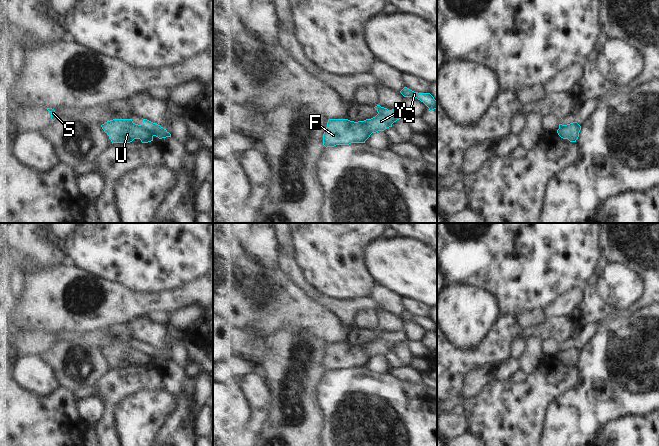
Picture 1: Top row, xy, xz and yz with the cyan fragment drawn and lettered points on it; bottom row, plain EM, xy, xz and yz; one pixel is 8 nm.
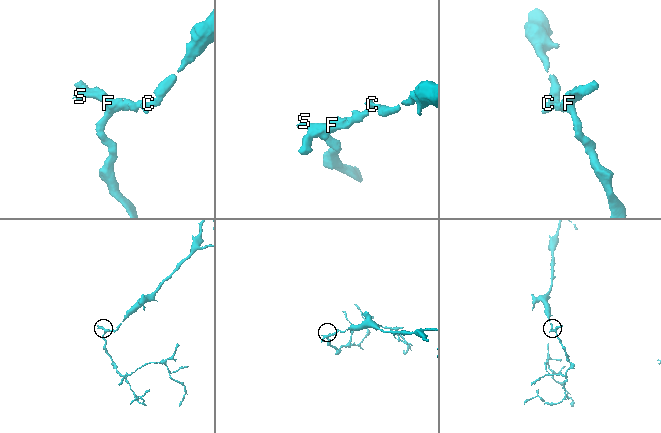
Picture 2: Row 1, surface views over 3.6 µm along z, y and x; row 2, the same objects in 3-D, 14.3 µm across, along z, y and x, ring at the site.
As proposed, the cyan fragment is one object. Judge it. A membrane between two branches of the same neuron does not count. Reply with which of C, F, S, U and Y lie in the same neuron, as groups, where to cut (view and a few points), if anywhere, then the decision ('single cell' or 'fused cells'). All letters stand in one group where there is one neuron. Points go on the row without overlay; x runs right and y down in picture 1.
C Y / F S U | xy (135, 348), (147, 354), (152, 360) | fused cells

